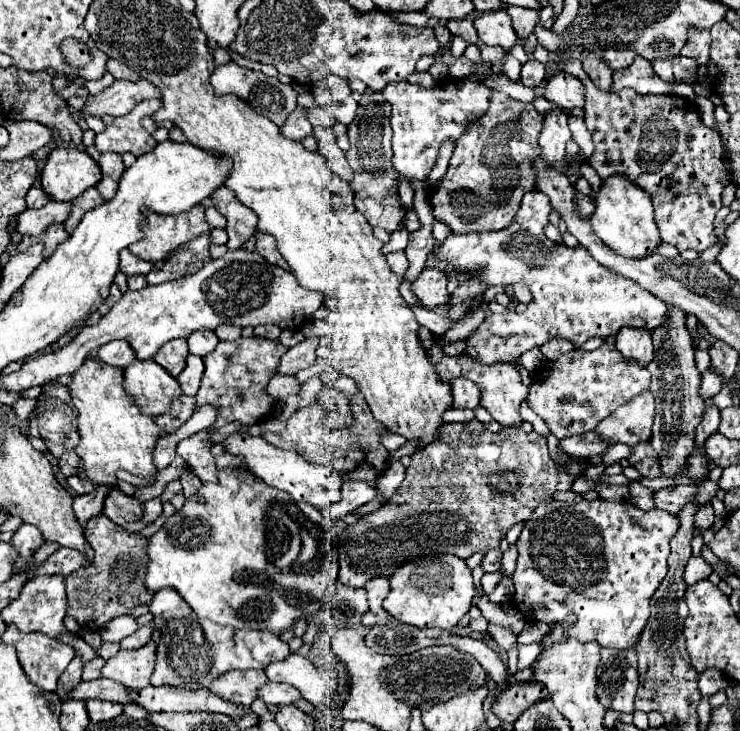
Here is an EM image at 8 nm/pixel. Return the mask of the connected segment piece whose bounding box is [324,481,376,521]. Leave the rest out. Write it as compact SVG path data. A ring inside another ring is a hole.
M352 481L352 483L344 483L342 485L342 499L334 505L330 505L328 509L324 509L324 515L330 521L338 521L342 517L346 517L348 513L352 513L354 509L358 509L360 505L372 501L376 497L376 487L364 483L364 481Z

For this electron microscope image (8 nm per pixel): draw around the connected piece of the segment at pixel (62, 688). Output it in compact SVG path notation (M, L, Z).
M76 657L70 661L70 665L66 667L66 671L60 675L60 679L58 679L58 689L56 689L56 693L60 695L60 699L64 701L64 699L68 699L66 697L66 693L70 691L70 689L74 689L80 681L82 681L82 661L78 661Z

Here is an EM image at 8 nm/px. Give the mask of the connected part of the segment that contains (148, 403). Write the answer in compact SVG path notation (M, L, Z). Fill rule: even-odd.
M134 361L124 369L124 387L146 415L162 415L182 395L178 381L154 361Z

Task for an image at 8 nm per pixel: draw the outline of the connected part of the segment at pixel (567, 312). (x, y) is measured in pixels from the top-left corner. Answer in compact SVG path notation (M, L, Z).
M528 191L510 227L492 233L450 233L432 251L436 261L454 267L466 279L480 279L486 285L526 283L532 301L524 313L488 315L468 337L466 353L482 363L508 361L532 347L542 347L552 339L566 339L580 347L590 337L616 335L620 327L660 327L668 317L668 305L642 289L638 283L612 273L596 263L586 247L566 247L544 235L552 205L540 191Z

